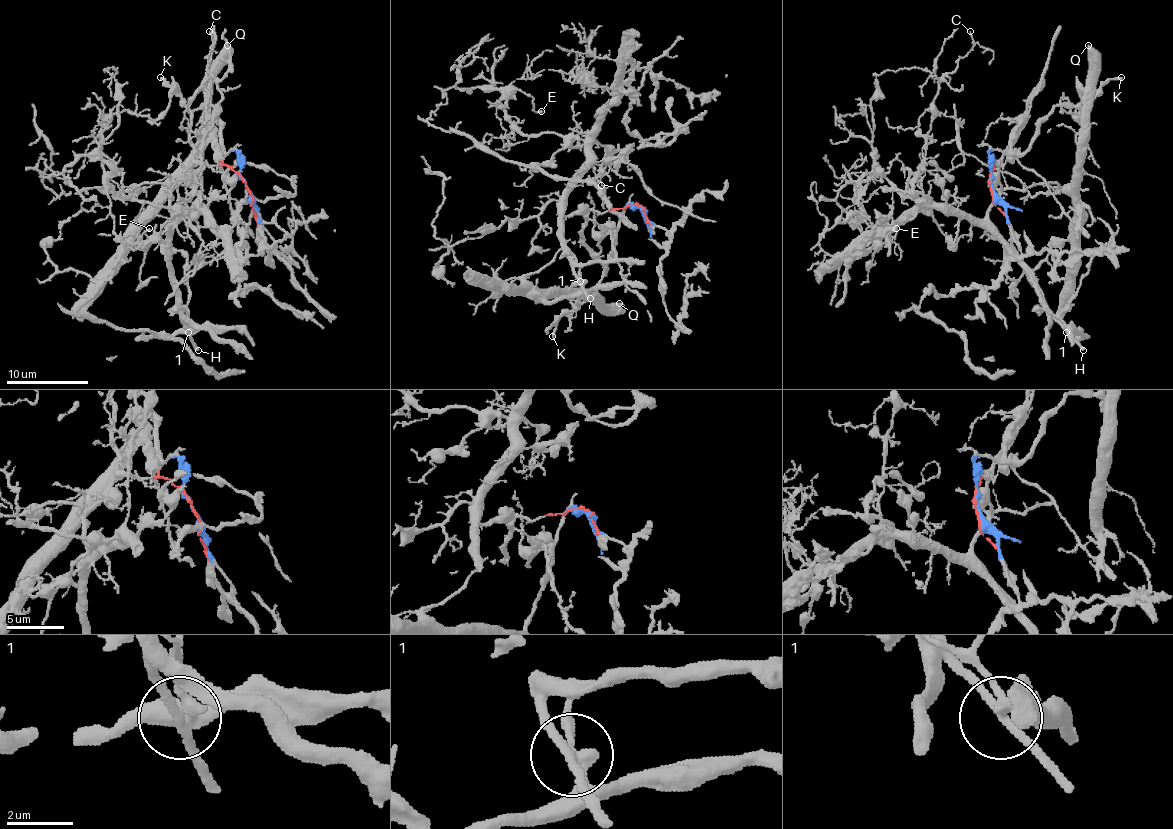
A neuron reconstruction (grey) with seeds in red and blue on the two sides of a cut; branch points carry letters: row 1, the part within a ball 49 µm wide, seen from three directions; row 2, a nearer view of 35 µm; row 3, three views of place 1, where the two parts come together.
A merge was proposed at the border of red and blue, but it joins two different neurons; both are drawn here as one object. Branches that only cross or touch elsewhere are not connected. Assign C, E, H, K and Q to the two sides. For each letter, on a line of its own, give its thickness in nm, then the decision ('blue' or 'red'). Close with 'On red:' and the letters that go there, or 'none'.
C: 110 nm thick; red
E: 130 nm thick; red
H: 280 nm thick; red
K: 240 nm thick; blue
Q: 480 nm thick; blue
On red: C, E, H

